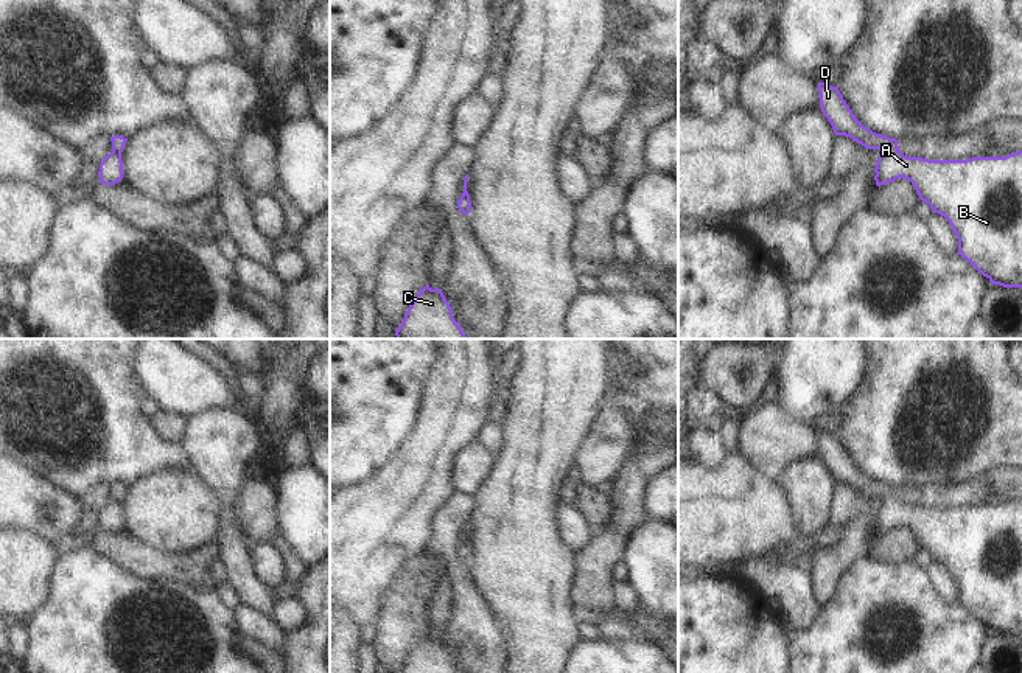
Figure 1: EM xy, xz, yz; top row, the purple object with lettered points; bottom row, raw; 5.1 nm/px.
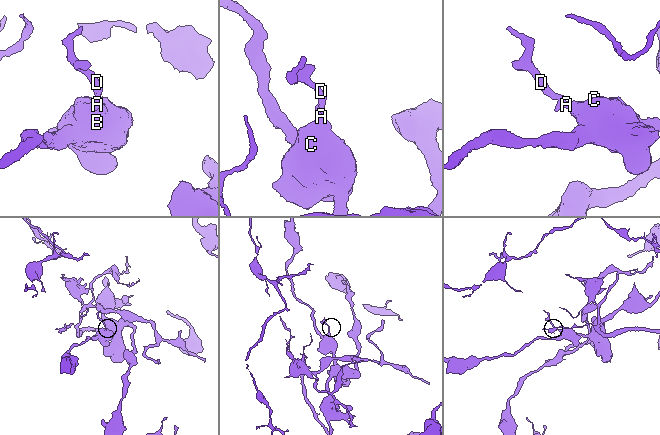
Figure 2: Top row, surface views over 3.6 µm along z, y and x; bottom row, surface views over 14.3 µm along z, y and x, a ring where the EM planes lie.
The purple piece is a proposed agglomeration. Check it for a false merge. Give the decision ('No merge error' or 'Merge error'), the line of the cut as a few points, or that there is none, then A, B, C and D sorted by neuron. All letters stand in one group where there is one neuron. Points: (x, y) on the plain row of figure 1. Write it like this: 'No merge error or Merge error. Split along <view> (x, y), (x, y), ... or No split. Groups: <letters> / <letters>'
No merge error. No split. Groups: A B C D.

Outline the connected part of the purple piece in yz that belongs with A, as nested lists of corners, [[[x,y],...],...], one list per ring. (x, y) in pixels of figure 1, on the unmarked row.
[[[818,431],[820,454],[835,483],[845,483],[865,494],[879,497],[874,516],[876,533],[887,533],[902,525],[913,532],[919,547],[930,553],[933,561],[944,564],[958,586],[958,603],[971,611],[991,633],[1022,637],[1022,499],[1005,505],[972,505],[966,508],[929,508],[907,505],[898,496],[898,488],[876,482],[863,474],[840,441],[838,435]]]

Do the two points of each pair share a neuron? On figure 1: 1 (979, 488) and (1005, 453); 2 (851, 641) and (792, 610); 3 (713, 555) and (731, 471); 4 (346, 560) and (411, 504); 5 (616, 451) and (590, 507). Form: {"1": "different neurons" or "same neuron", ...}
{"1": "different neurons", "2": "different neurons", "3": "same neuron", "4": "same neuron", "5": "different neurons"}

